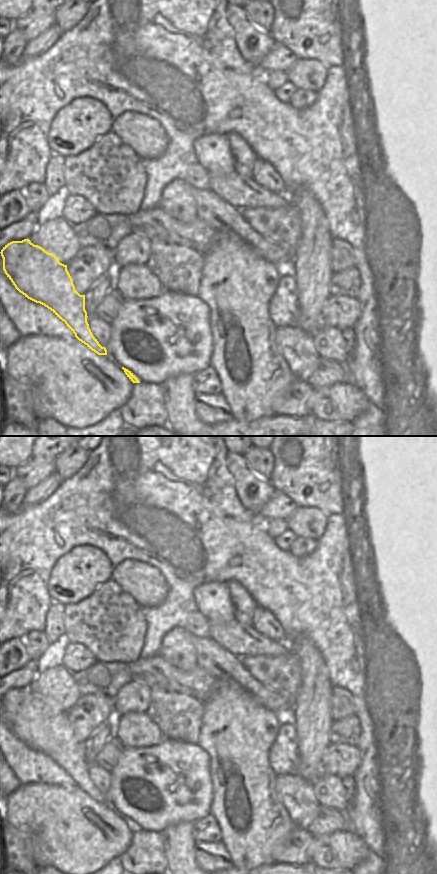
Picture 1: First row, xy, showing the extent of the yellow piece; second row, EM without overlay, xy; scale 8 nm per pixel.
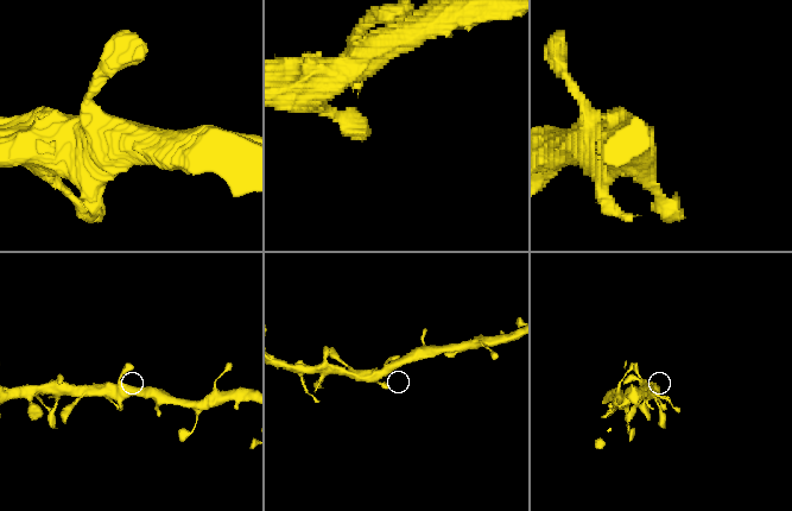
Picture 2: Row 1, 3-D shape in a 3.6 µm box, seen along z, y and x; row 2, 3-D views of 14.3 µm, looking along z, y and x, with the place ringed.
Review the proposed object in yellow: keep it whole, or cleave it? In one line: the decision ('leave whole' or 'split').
leave whole

